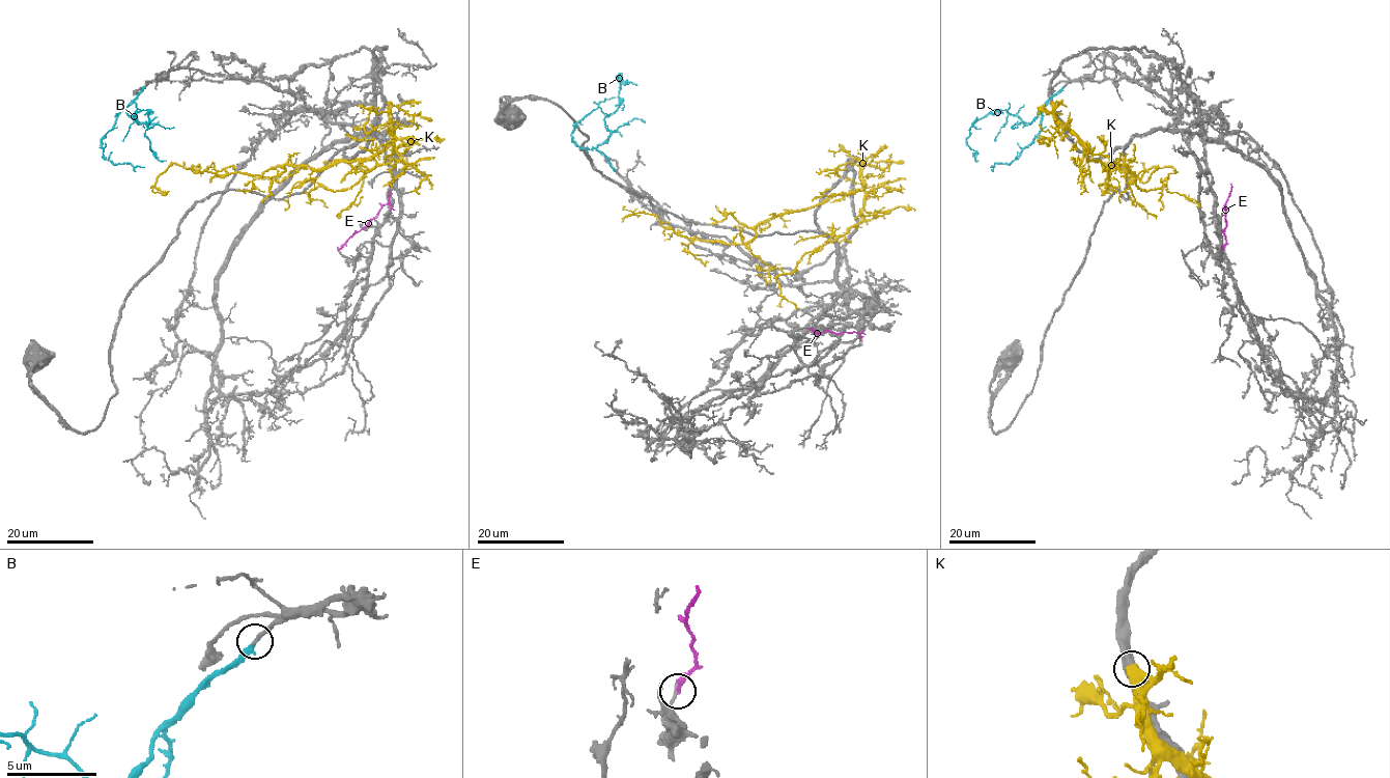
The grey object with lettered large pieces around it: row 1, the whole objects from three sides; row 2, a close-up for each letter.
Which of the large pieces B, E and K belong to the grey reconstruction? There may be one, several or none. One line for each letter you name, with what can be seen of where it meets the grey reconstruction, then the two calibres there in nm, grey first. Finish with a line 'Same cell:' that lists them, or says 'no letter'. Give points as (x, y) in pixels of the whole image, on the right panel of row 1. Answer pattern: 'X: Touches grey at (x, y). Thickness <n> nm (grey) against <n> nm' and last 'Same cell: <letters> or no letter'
B: Touches grey at (1062, 87). Thickness 280 nm (grey) against 360 nm
Same cell: B

